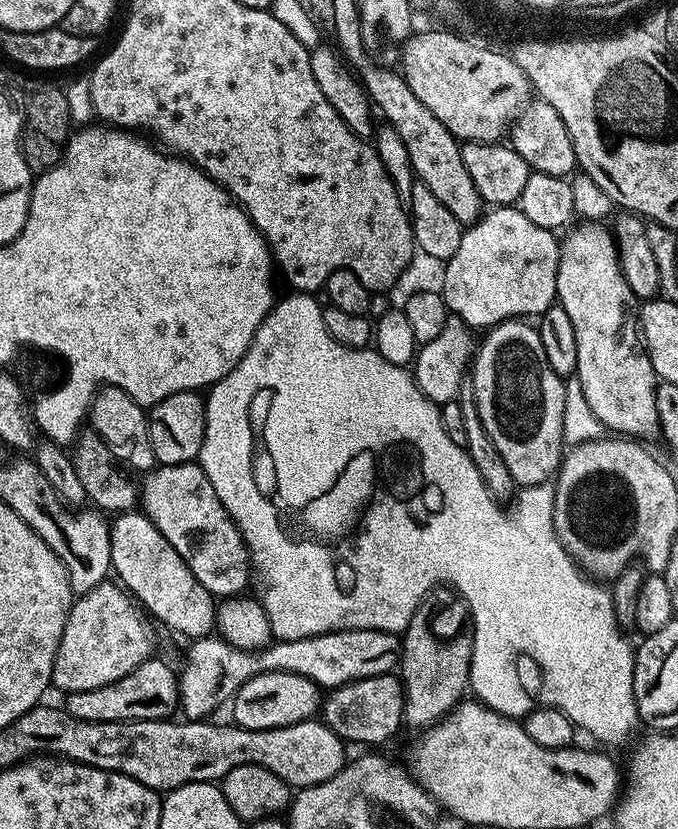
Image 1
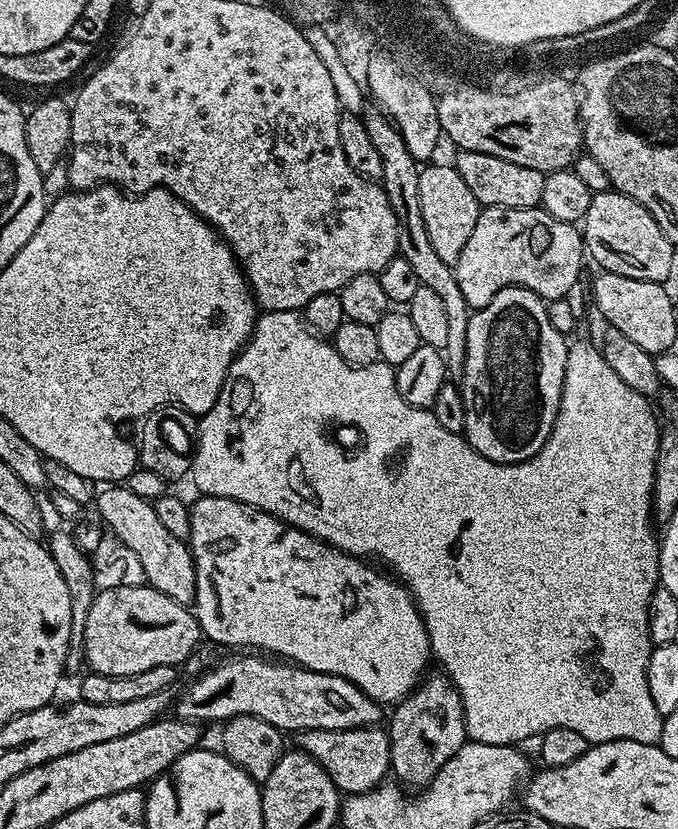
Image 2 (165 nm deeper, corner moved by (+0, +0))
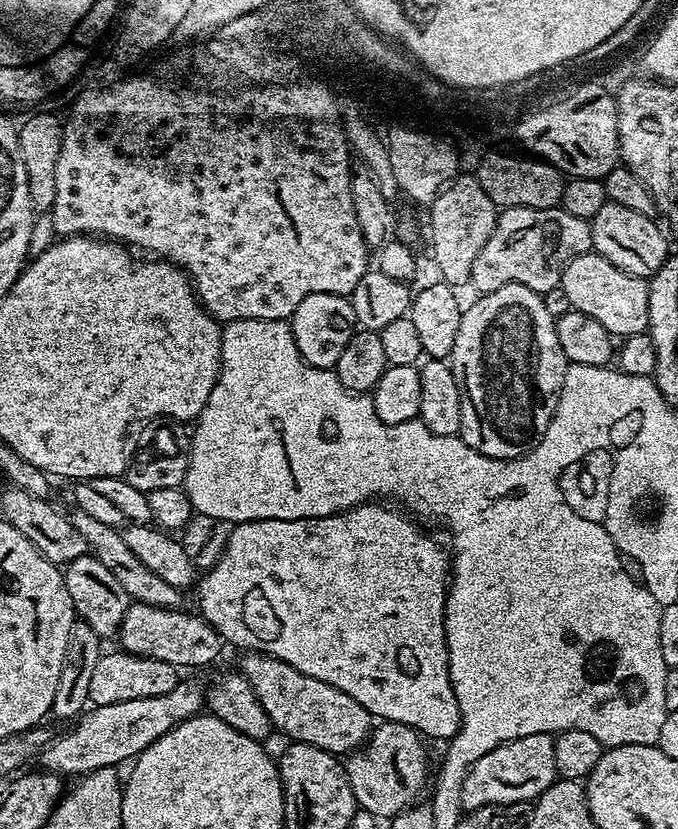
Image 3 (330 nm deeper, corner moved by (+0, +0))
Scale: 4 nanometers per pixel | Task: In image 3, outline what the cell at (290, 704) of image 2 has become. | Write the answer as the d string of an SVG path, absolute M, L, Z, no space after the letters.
M184 678L174 686L174 690L170 690L170 694L158 694L158 698L134 698L130 702L89 707L71 725L73 728L69 732L45 744L38 756L39 767L63 778L79 778L99 768L120 766L123 760L131 761L145 752L154 741L162 738L162 734L183 720L201 715L205 704L205 689Z

